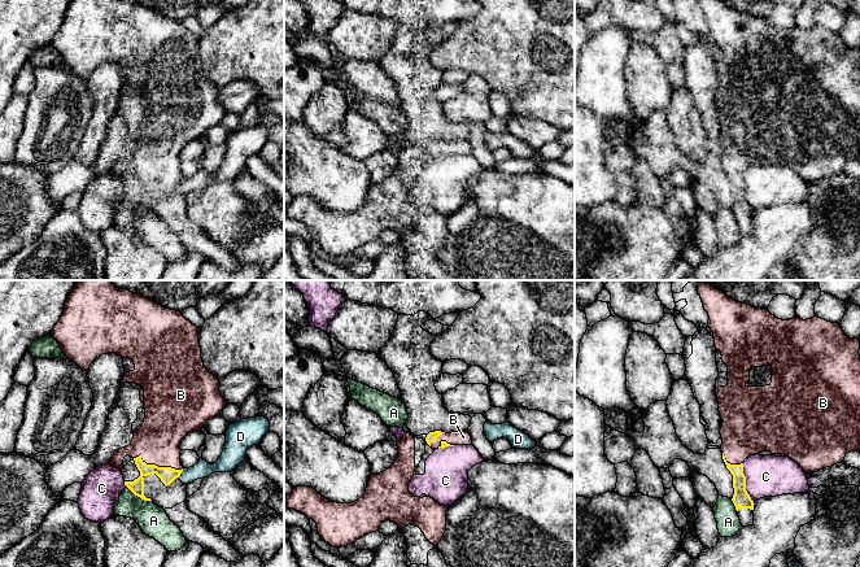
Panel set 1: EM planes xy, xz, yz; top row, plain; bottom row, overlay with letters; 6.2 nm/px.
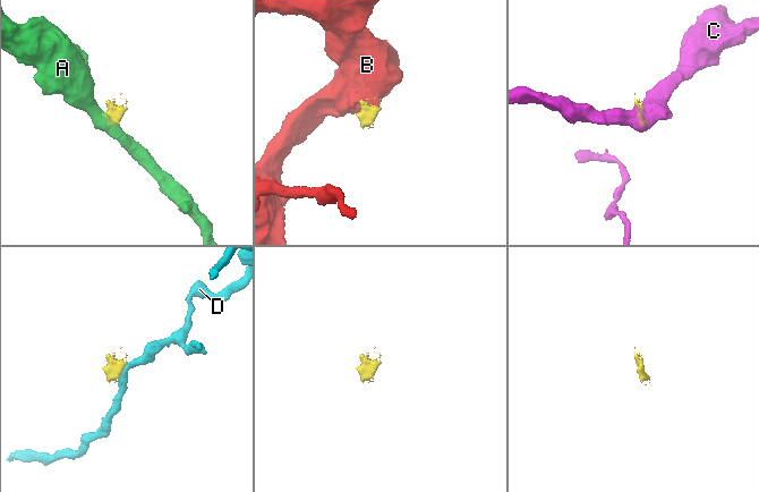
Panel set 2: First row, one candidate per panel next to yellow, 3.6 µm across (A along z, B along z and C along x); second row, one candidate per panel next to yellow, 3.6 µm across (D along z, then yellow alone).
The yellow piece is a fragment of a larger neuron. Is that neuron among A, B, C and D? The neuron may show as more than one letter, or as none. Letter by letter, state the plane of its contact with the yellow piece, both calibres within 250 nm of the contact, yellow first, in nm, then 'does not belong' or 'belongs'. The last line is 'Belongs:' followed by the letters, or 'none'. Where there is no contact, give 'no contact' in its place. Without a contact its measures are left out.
A: contact in xy; calibres 100 and 190 nm; does not belong
B: contact in xy; calibres 100 and 280 nm; belongs
C: contact in yz; calibres 110 and 260 nm; does not belong
D: contact in xy; calibres 100 and 100 nm; does not belong
Belongs: B

